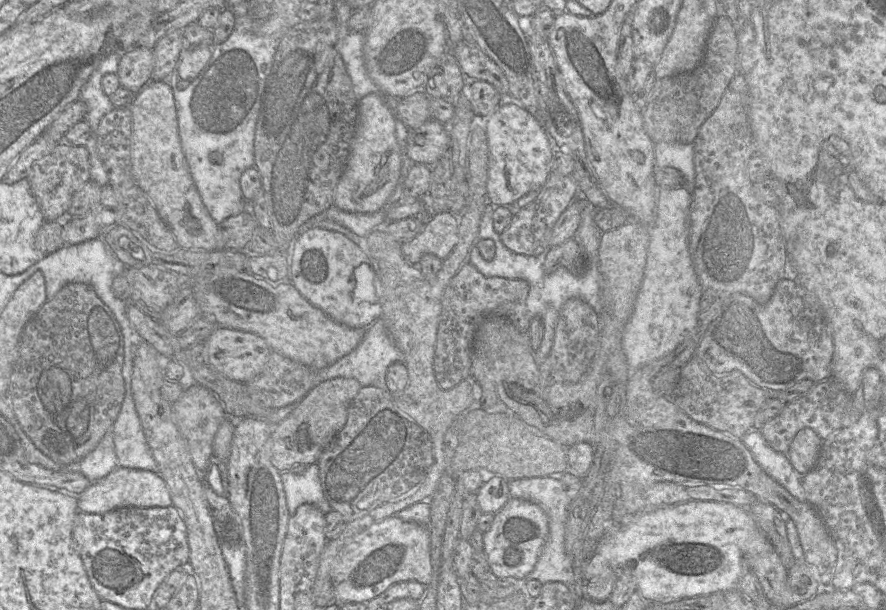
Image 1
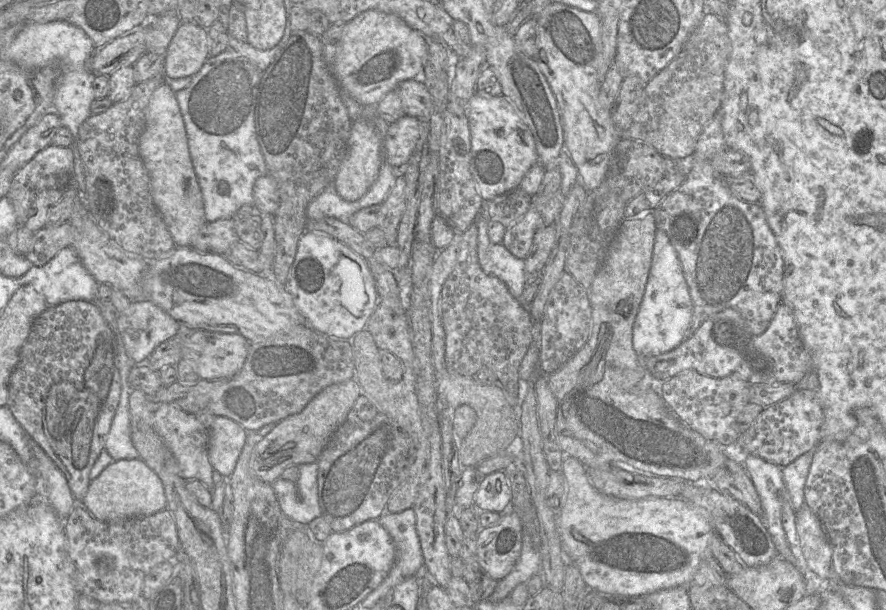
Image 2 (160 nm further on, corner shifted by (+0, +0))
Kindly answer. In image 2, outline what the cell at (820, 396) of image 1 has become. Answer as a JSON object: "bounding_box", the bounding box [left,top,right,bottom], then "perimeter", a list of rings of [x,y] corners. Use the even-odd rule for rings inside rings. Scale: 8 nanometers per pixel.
{"bounding_box":[737,389,824,467],"perimeter":[[[796,389],[789,397],[764,408],[753,424],[740,434],[737,444],[748,454],[785,467],[808,451],[814,451],[821,441],[824,422],[822,403],[816,391]]]}

